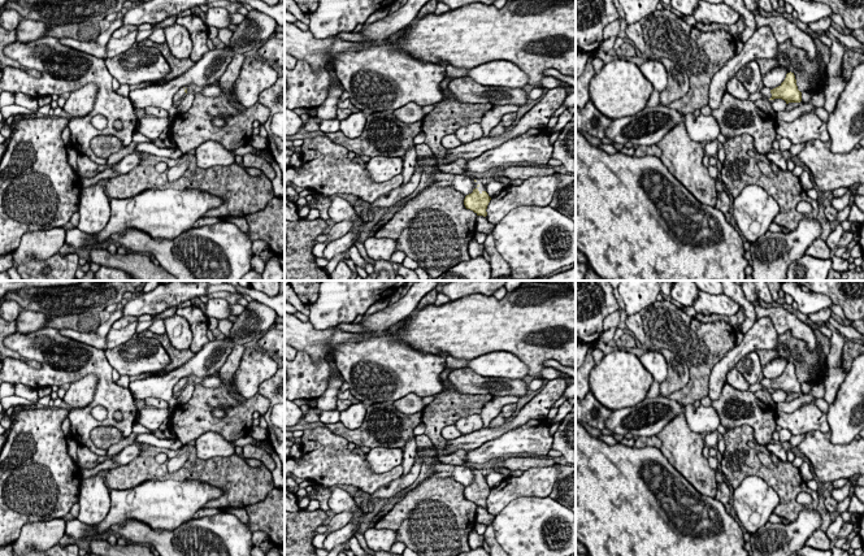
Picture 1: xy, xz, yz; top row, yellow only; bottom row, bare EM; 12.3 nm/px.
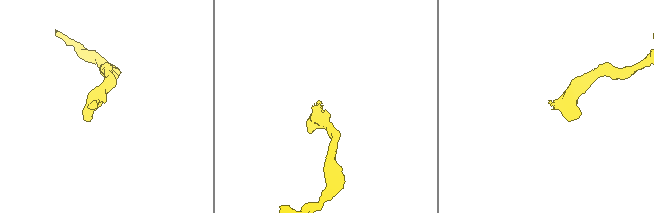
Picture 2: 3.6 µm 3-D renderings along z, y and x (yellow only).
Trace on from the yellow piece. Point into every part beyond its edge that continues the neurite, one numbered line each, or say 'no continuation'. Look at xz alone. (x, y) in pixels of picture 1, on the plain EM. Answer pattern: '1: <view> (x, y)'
1: xz (457, 457)

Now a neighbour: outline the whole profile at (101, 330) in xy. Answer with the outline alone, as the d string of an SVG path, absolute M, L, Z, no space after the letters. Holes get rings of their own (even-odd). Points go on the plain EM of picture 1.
M120 305L113 313L110 313L110 317L108 321L100 323L97 327L96 327L96 334L99 336L105 336L108 334L108 331L112 329L112 325L118 320L121 318L123 314L122 314L122 305Z

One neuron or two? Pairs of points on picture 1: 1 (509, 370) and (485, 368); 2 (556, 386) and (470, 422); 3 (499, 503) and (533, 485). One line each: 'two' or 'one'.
1: one
2: two
3: one

